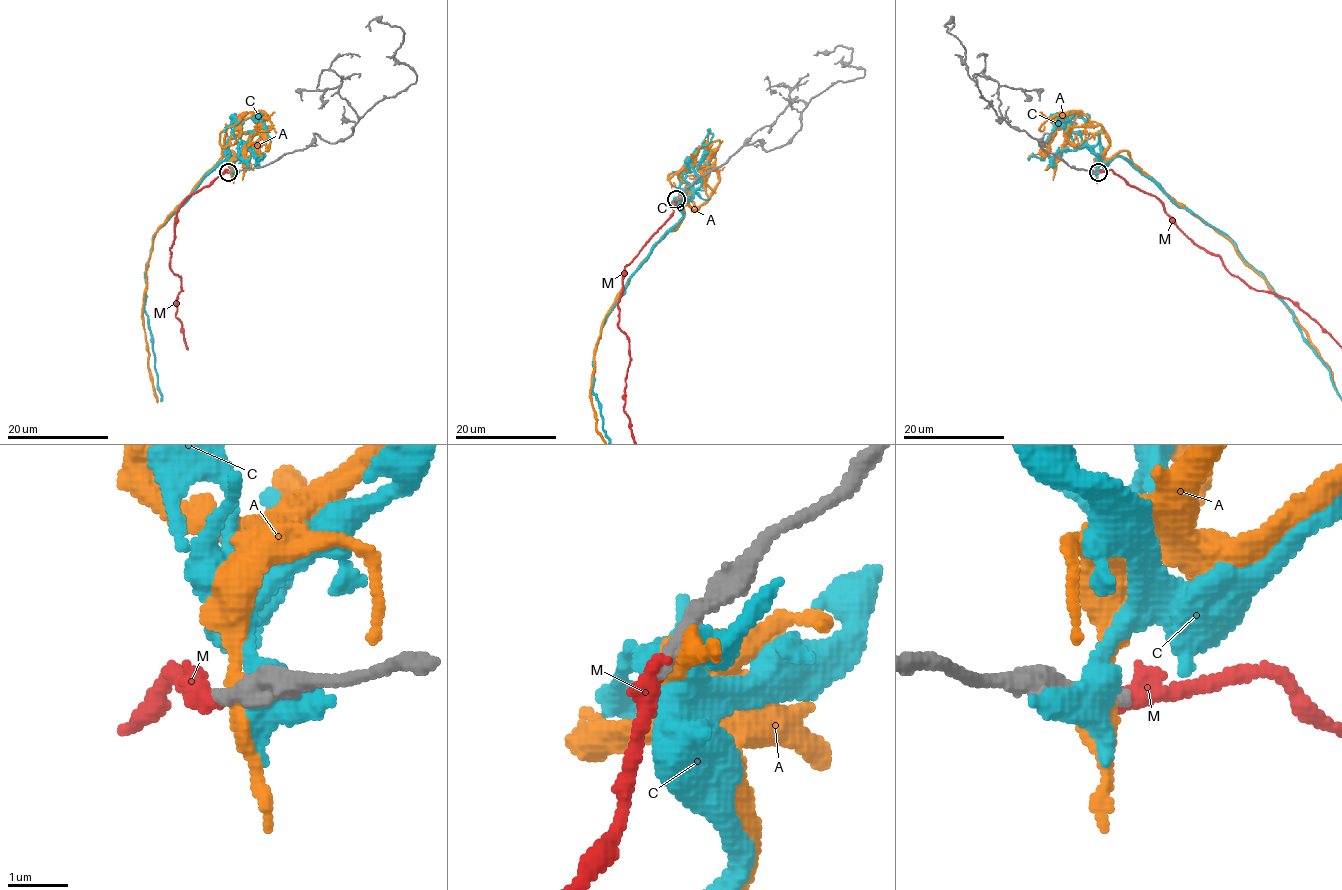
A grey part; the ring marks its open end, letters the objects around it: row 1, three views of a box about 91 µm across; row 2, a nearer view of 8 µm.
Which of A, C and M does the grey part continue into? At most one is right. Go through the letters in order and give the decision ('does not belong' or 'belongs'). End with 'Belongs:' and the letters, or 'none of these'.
A: does not belong
C: does not belong
M: belongs
Belongs: M

